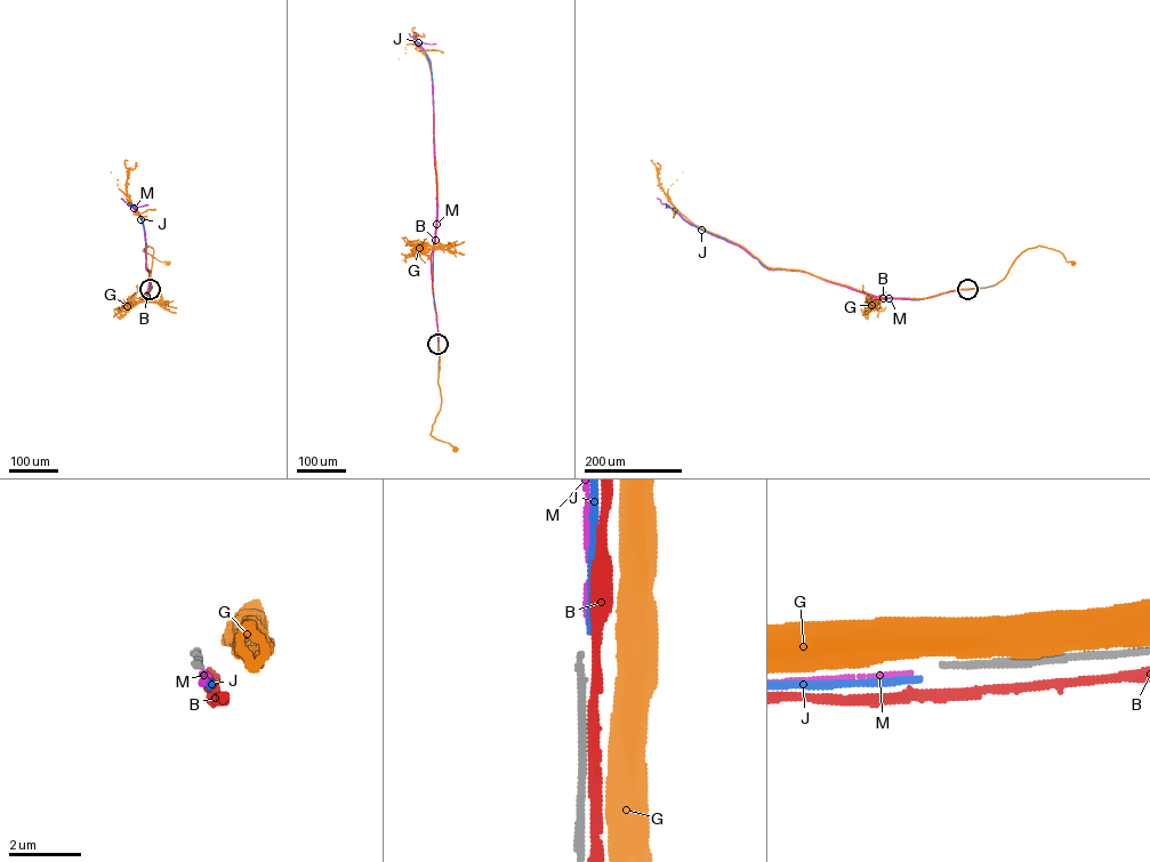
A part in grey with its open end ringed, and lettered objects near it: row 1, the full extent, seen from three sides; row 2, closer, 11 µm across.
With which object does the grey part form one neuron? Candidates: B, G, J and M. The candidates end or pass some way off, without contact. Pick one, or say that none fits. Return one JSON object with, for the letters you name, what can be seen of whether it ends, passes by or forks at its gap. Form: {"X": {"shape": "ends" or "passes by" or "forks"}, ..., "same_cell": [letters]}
{"M": {"shape": "ends"}, "same_cell": ["M"]}

